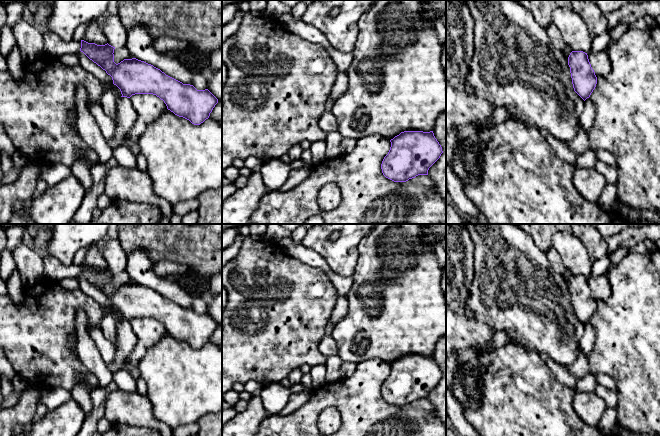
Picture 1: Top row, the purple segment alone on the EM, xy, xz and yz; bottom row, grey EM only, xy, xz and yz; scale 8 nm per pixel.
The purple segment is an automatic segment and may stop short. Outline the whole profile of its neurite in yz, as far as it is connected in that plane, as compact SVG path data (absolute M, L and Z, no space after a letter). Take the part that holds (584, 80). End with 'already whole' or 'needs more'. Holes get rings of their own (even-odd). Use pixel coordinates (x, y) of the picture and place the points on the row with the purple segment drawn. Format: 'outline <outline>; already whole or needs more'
outline M572 51L568 57L568 65L574 91L585 101L596 87L597 77L583 51Z; already whole

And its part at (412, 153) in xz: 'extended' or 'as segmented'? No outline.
as segmented

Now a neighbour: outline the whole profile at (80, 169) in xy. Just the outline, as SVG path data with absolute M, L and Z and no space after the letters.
M78 157L70 167L72 175L80 181L86 192L88 192L93 185L90 168L91 167L87 164L86 160L82 157Z

